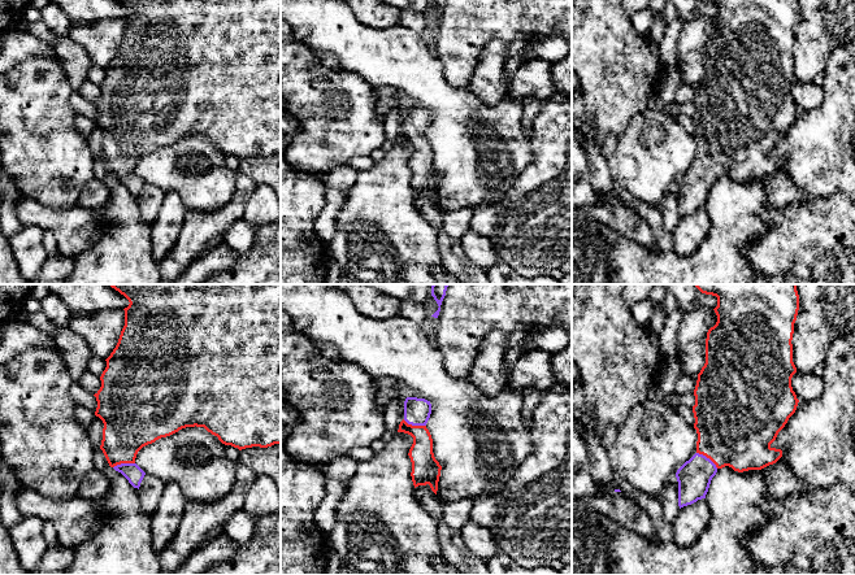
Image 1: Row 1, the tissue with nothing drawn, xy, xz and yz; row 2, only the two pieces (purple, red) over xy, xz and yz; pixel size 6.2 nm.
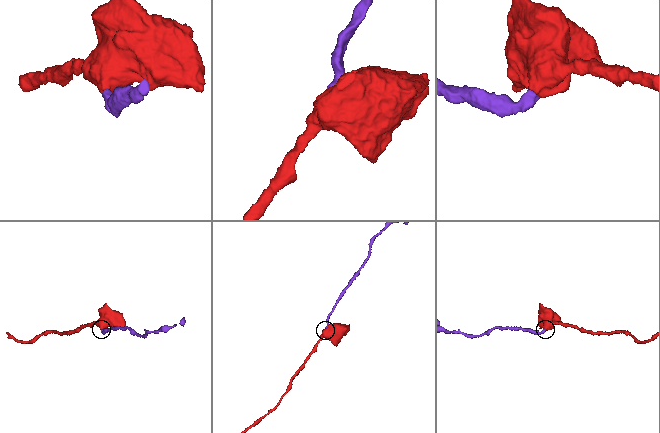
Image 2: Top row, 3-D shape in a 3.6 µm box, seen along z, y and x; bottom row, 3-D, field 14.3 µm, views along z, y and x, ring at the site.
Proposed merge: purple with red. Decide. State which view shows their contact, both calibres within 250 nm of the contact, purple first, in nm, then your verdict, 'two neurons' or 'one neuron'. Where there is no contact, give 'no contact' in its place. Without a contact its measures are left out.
meets purple in xz; 160 nm thick on the purple side, 160 nm on the other; one neuron

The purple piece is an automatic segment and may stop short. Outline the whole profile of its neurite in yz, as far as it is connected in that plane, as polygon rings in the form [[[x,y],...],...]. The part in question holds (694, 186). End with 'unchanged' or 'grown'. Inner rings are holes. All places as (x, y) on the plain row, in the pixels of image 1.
[[[700,0],[717,6],[713,18],[717,31],[707,42],[706,73],[698,83],[694,99],[695,127],[694,138],[698,143],[696,162],[676,182],[678,191],[680,218],[706,208],[712,187],[725,175],[734,180],[761,179],[776,173],[782,160],[772,157],[778,141],[795,122],[799,109],[791,96],[791,87],[797,82],[793,71],[794,32],[799,19],[798,0]]]; grown

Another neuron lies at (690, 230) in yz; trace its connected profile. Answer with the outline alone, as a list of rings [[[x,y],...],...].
[[[706,208],[683,215],[673,230],[673,252],[681,257],[694,253],[708,235],[711,219]]]

